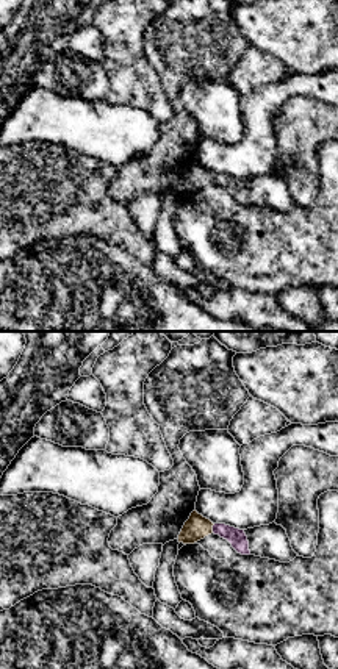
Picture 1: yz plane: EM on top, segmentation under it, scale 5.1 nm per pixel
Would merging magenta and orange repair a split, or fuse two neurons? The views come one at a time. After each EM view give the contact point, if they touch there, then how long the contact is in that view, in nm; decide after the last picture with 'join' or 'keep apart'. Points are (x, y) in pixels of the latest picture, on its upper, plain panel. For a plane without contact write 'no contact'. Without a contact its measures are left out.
contact (213, 178); length 50 nm

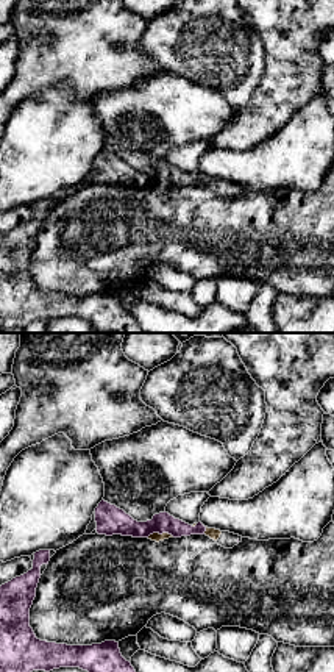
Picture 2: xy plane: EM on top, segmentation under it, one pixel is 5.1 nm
contact (161, 183); length 140 nm

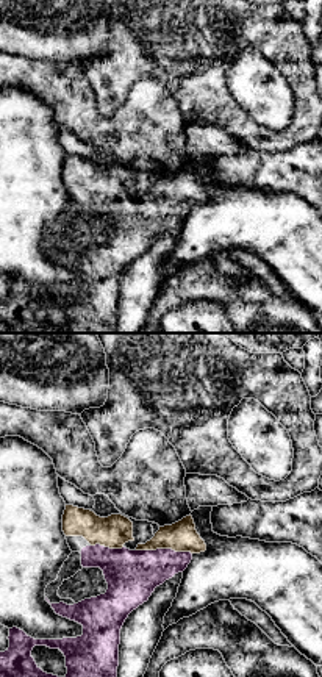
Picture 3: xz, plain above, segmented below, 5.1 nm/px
contact (164, 199); length 280 nm

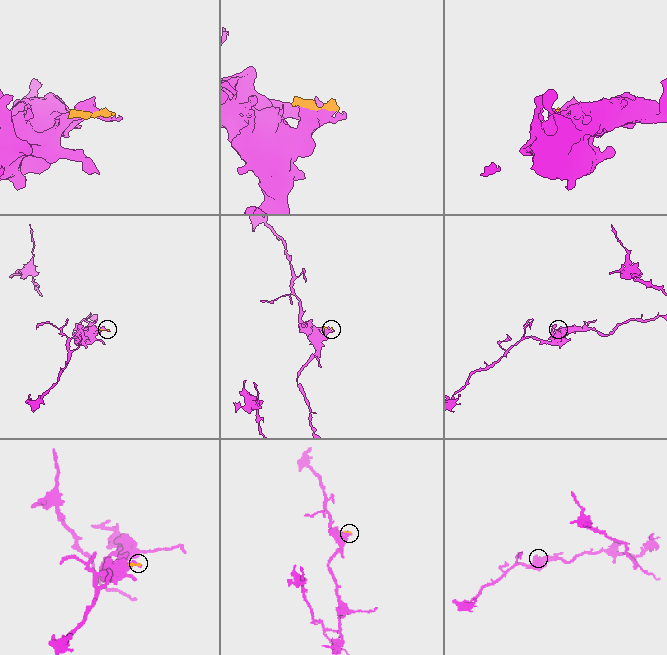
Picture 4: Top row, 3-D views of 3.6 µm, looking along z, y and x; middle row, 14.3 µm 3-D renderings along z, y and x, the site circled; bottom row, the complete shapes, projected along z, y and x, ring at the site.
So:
join

